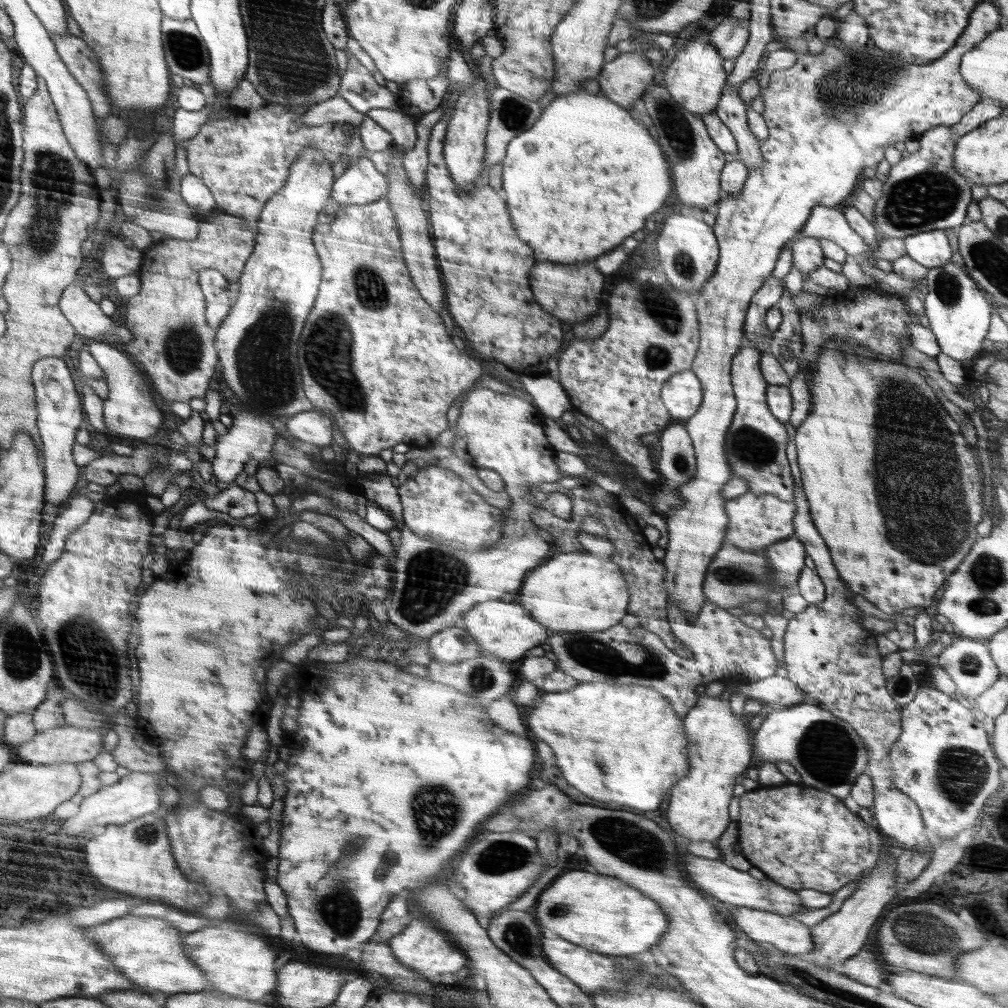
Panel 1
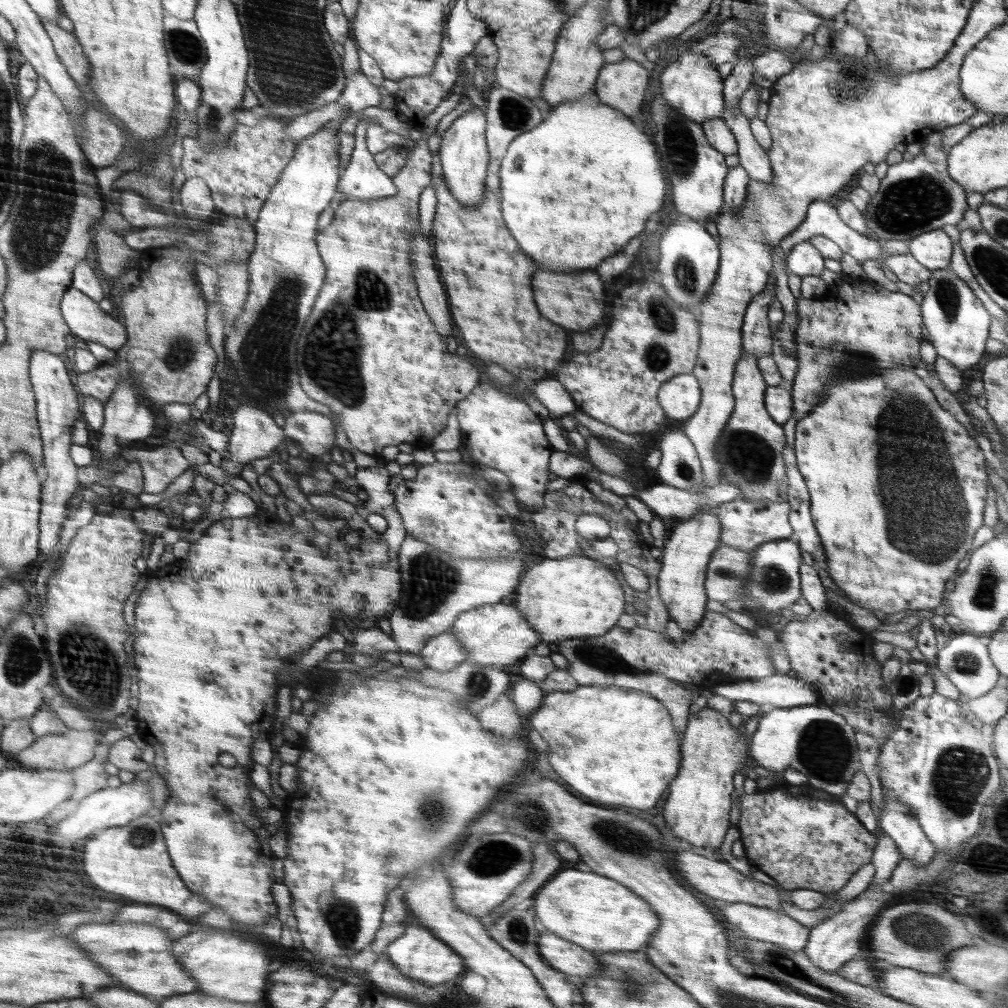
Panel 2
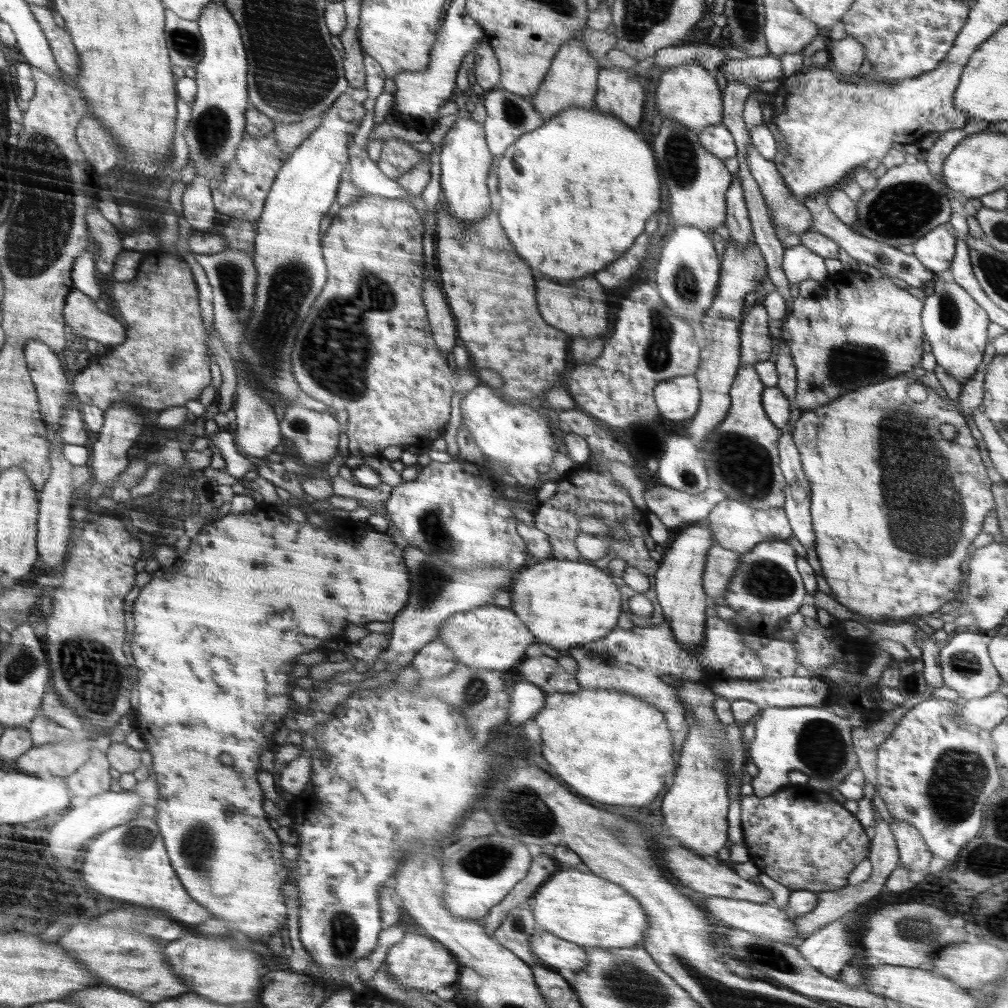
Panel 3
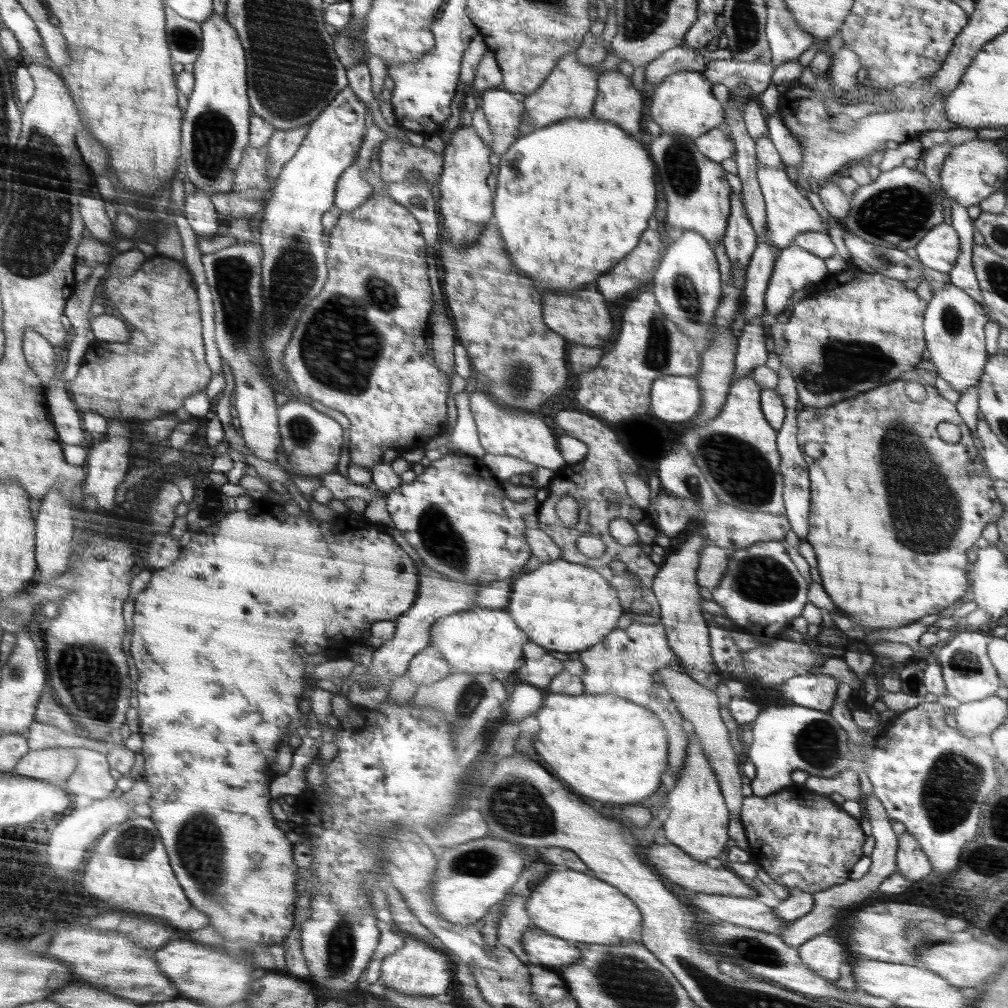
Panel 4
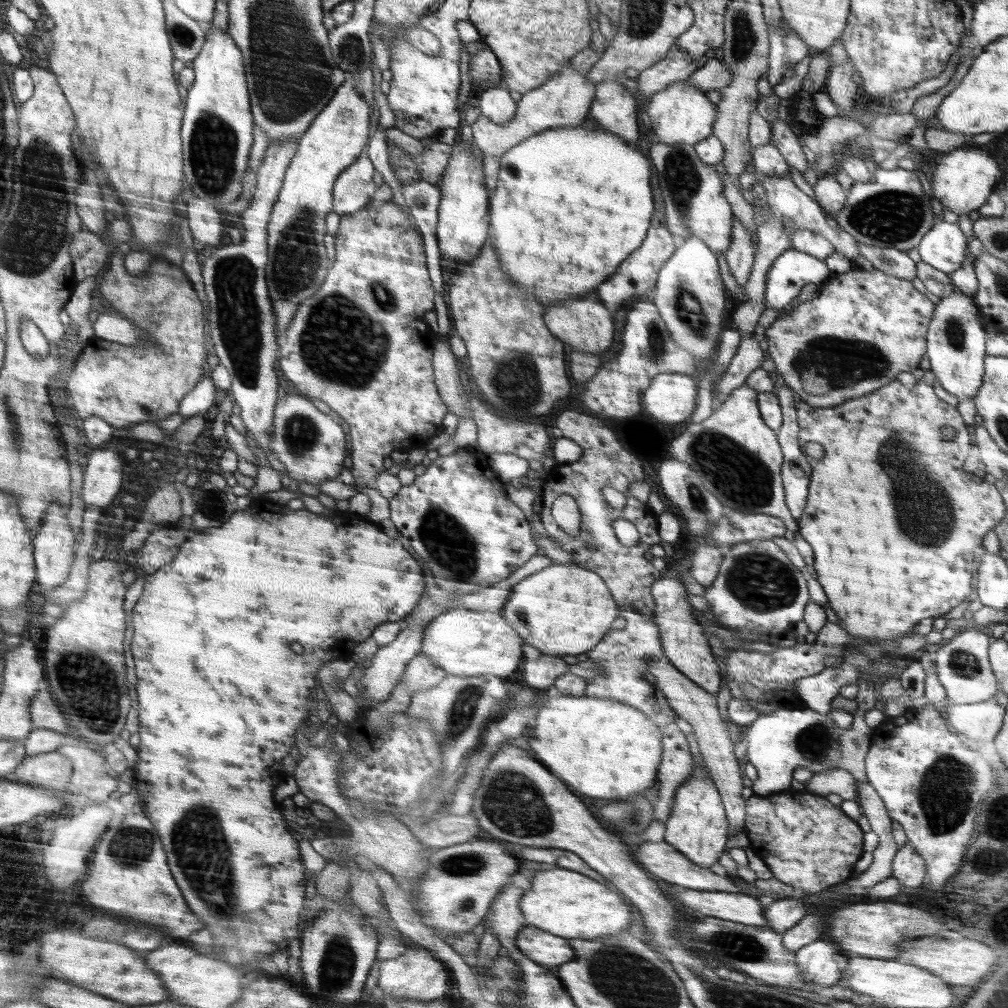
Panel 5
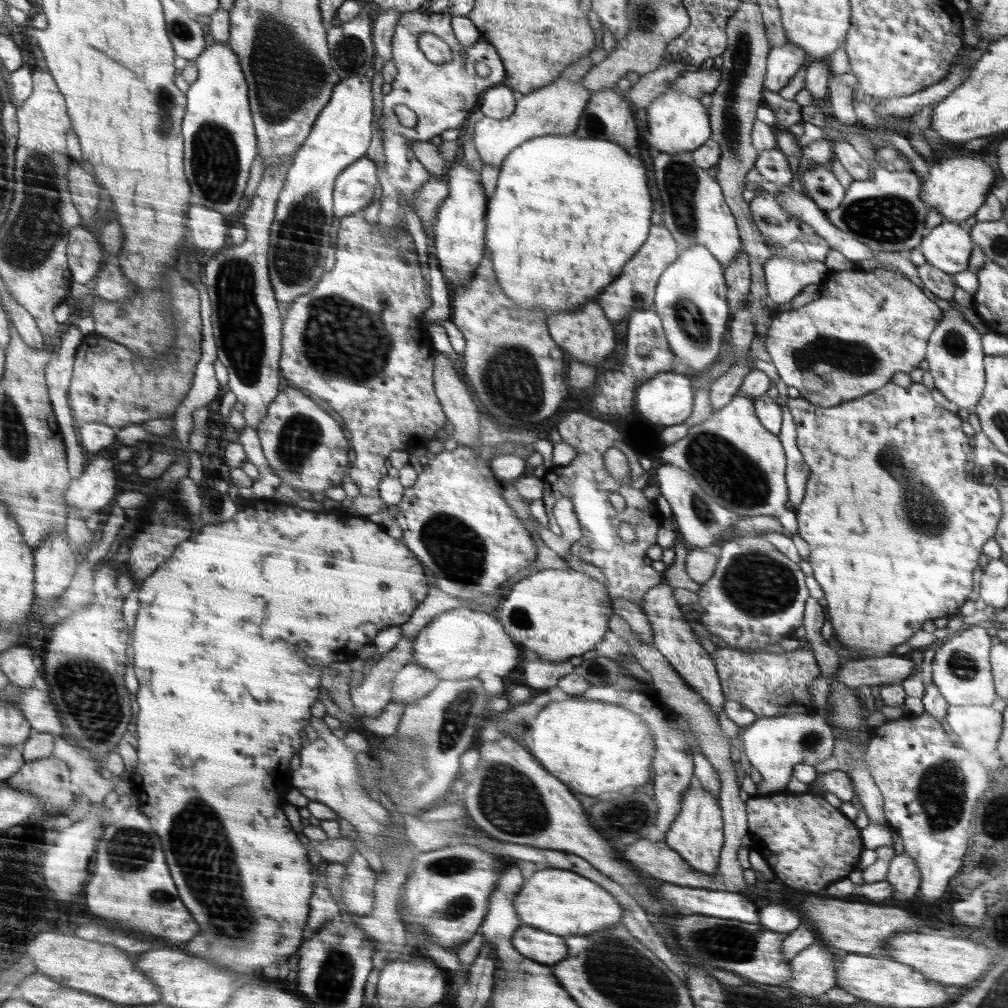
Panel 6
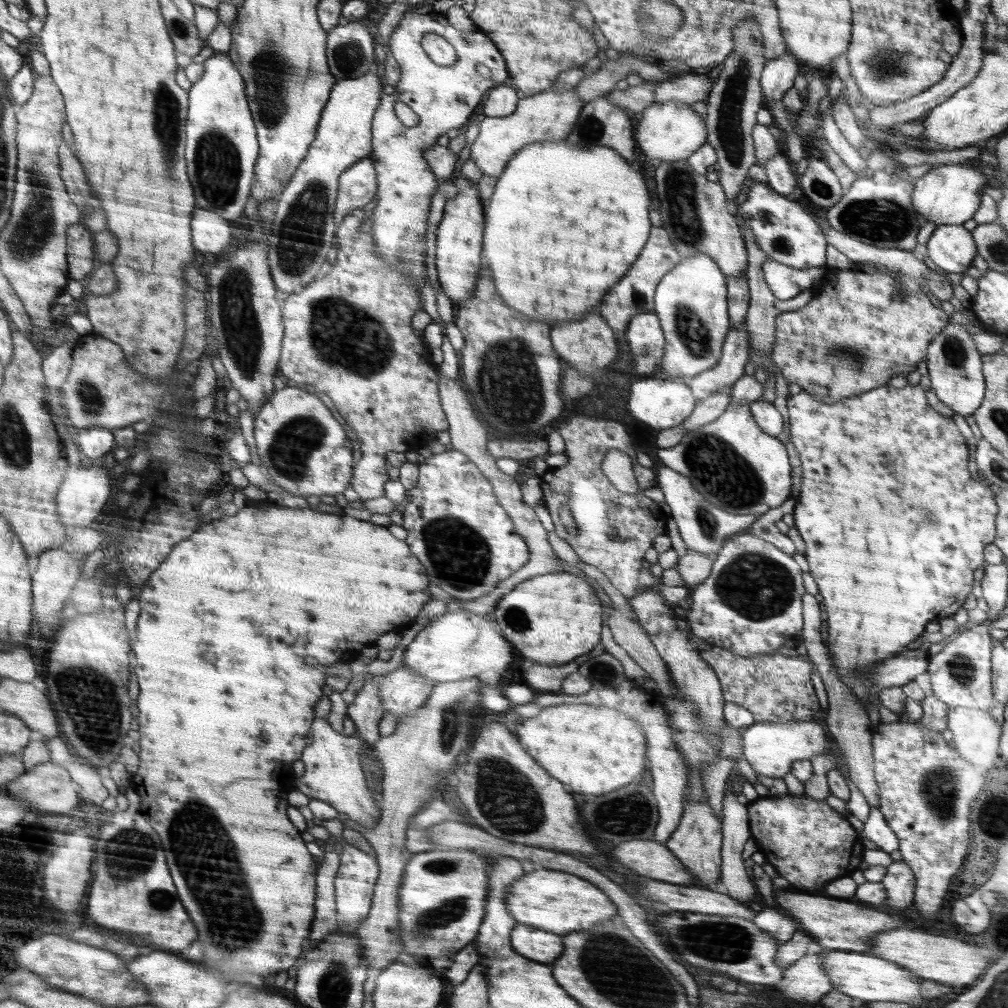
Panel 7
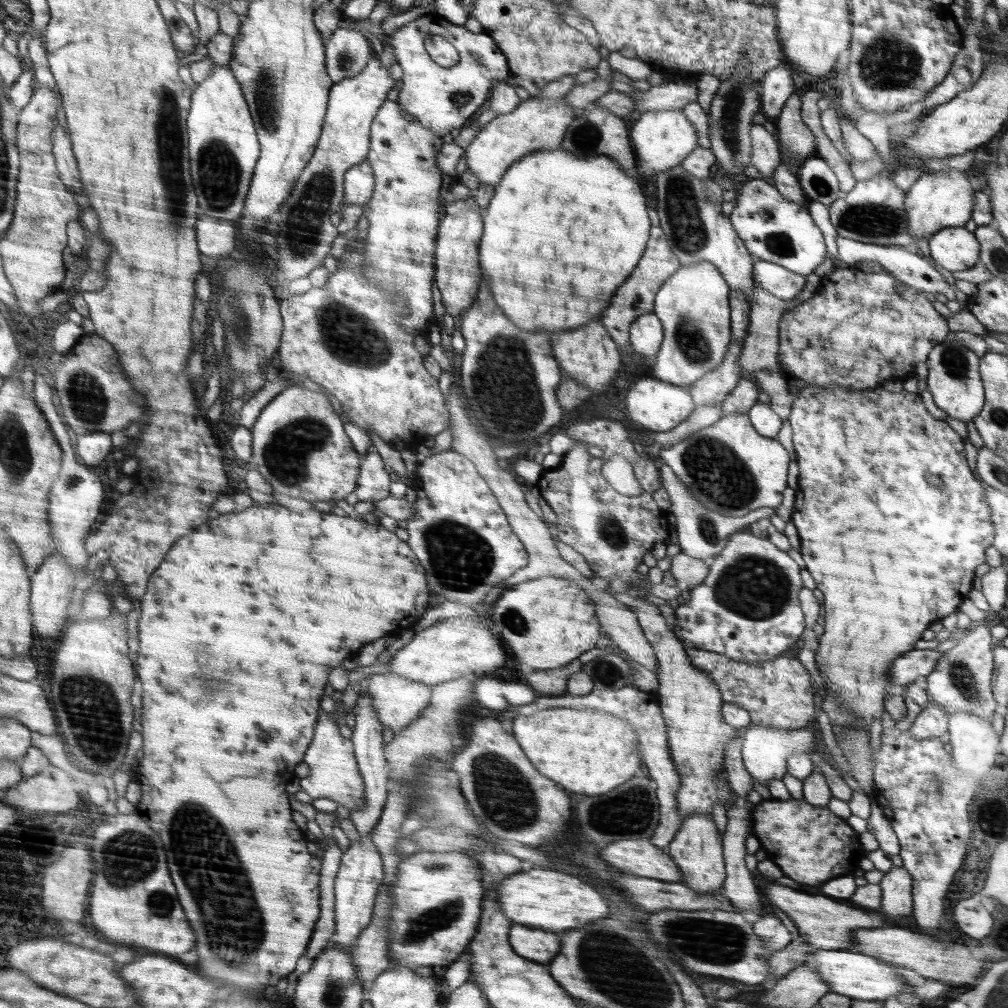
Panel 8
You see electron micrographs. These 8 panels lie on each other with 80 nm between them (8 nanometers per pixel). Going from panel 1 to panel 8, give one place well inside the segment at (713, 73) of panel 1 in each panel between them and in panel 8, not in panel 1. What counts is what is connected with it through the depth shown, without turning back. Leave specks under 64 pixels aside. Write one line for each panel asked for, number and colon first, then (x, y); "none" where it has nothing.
2: (692, 85)
3: (689, 94)
4: (683, 103)
5: (680, 114)
6: (676, 123)
7: (671, 130)
8: (664, 138)

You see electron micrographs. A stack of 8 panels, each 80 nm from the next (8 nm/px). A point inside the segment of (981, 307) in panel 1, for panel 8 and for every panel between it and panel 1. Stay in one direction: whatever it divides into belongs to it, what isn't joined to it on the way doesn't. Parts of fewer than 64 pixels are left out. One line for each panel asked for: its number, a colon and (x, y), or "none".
2: (957, 322)
3: (955, 324)
4: (954, 322)
5: (956, 341)
6: (955, 356)
7: (955, 365)
8: (954, 379)

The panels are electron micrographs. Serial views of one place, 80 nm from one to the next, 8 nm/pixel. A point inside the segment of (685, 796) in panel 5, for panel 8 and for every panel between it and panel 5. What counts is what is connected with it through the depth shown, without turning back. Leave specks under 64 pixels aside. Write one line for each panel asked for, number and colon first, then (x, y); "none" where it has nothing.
6: (697, 832)
7: (697, 840)
8: (697, 847)

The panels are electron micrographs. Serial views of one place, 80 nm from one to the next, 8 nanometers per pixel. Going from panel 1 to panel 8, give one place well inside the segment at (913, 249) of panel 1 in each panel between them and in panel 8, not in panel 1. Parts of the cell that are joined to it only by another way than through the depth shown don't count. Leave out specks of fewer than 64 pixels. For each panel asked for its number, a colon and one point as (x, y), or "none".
2: (934, 250)
3: (936, 250)
4: (939, 249)
5: (943, 247)
6: (947, 247)
7: (951, 247)
8: (955, 248)

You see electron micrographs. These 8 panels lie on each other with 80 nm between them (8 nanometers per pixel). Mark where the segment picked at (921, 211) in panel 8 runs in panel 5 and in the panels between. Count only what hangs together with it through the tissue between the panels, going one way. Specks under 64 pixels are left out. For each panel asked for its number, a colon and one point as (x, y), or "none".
5: (964, 179)
6: (957, 188)
7: (950, 194)

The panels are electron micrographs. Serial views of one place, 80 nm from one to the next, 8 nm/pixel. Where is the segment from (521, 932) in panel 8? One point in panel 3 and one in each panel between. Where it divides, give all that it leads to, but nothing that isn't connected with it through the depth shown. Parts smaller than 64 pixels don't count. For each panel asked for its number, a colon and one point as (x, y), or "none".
3: (556, 952)
4: (548, 949)
5: (538, 945)
6: (537, 945)
7: (536, 944)

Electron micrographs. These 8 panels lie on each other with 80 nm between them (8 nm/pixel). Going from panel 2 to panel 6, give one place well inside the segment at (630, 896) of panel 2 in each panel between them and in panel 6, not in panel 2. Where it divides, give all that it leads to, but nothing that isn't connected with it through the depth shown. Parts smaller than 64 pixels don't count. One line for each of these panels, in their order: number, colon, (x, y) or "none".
3: (577, 906)
4: (569, 904)
5: (561, 901)
6: (561, 902)

